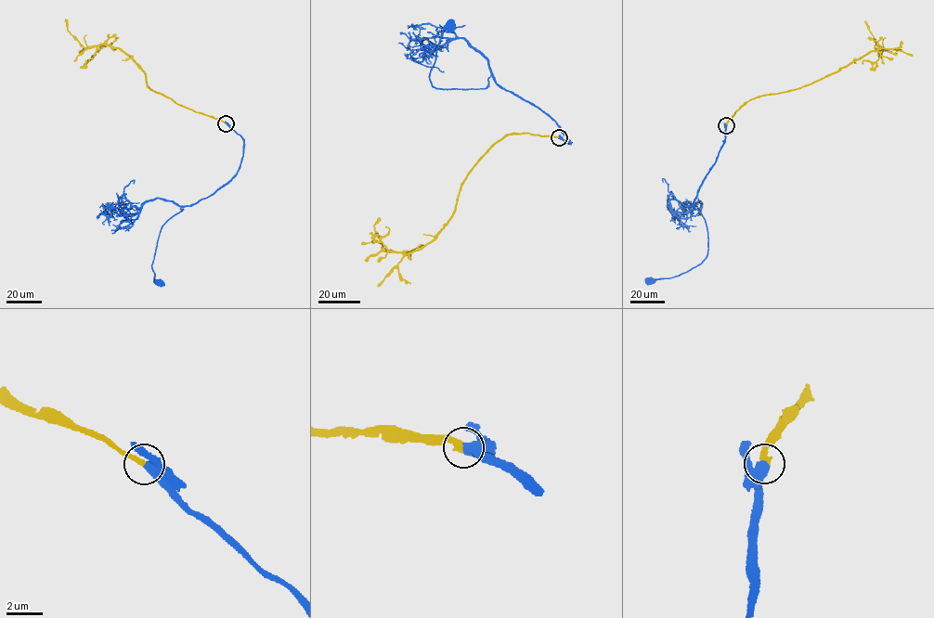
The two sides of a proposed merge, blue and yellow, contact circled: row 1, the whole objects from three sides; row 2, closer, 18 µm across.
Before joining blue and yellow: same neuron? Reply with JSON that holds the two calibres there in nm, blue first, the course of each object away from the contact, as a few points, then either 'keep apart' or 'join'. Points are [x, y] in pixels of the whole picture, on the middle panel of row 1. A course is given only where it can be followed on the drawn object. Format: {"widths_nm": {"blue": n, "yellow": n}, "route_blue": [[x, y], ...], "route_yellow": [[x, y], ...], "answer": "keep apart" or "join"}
{"widths_nm": {"blue": 550, "yellow": 360}, "route_blue": [[559, 137], [570, 143], [554, 120], [491, 76], [485, 88], [433, 86], [429, 76], [442, 32], [451, 24]], "route_yellow": [[558, 137], [510, 134], [497, 141], [469, 173], [445, 225], [419, 249], [387, 251], [374, 229], [379, 218]], "answer": "join"}

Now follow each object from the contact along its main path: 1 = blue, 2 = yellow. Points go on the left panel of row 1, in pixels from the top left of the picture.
1: (227, 123), (243, 141), (239, 168), (213, 193), (181, 207), (162, 228), (151, 265), (153, 280), (160, 283)
2: (226, 123), (150, 90), (139, 66), (119, 48), (104, 45), (85, 48), (68, 31), (65, 19)

